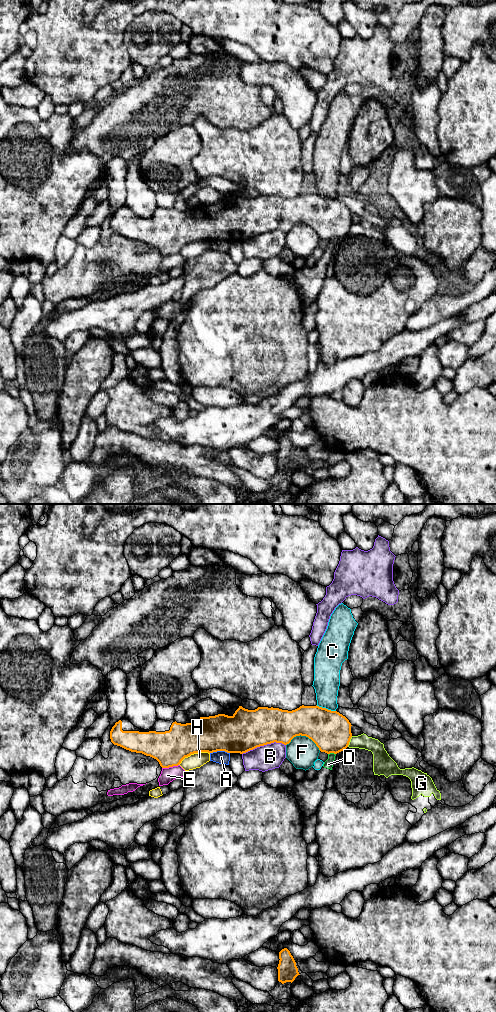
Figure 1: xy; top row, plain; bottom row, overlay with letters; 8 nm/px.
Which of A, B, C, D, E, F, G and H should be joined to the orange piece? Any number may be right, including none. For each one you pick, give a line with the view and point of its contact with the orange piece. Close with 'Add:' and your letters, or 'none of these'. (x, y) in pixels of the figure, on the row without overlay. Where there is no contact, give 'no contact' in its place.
Add: none of these

